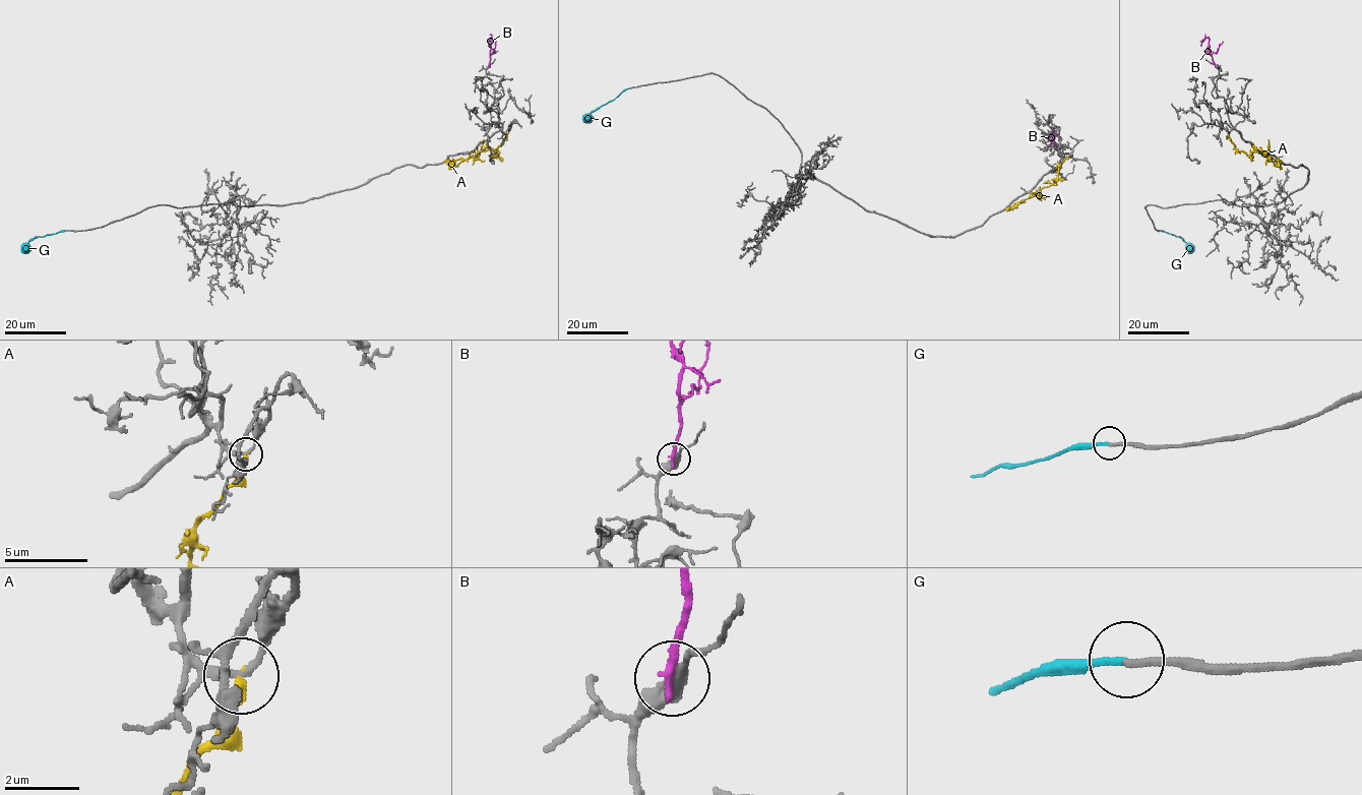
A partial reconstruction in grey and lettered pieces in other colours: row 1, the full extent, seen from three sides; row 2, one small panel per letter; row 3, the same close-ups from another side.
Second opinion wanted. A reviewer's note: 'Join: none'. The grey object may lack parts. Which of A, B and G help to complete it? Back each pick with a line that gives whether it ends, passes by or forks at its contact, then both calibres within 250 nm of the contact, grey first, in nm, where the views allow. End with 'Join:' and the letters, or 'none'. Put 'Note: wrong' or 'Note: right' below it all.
Join: none
Note: right

